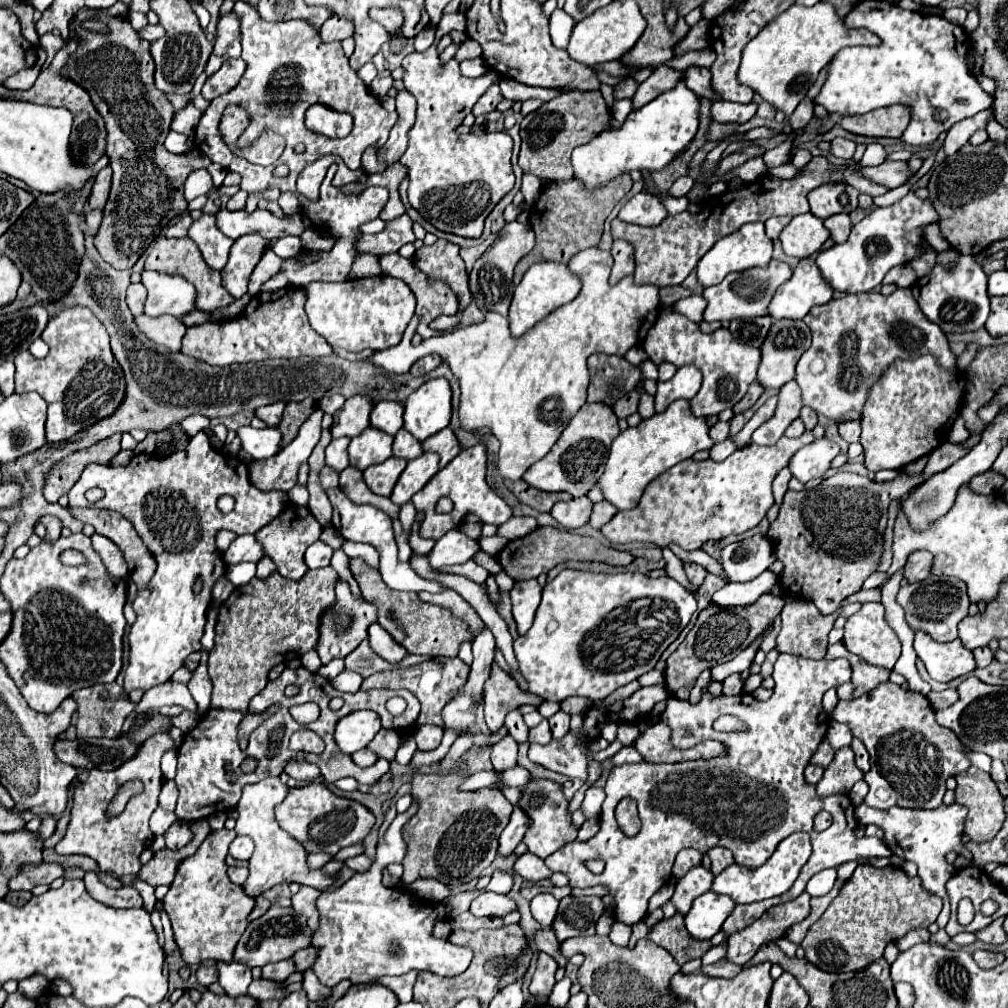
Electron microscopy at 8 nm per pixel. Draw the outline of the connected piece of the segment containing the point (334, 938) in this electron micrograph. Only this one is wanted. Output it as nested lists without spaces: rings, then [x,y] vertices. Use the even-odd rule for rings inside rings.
[[[413,800],[406,812],[396,816],[388,827],[383,841],[377,845],[376,857],[369,871],[355,873],[341,887],[337,887],[335,891],[325,891],[319,897],[317,909],[321,913],[321,921],[319,921],[321,925],[319,925],[317,933],[313,935],[313,945],[319,949],[319,957],[317,957],[317,963],[313,965],[313,971],[319,977],[321,985],[333,987],[341,979],[349,979],[351,983],[371,983],[375,977],[403,975],[411,969],[431,971],[437,975],[459,975],[469,967],[469,963],[473,959],[471,949],[455,947],[445,939],[433,937],[433,925],[437,921],[445,919],[445,915],[447,915],[443,903],[431,903],[425,899],[415,899],[403,887],[385,887],[381,883],[384,867],[391,863],[402,863],[406,853],[406,844],[402,837],[401,827],[416,813],[417,808],[418,803]]]

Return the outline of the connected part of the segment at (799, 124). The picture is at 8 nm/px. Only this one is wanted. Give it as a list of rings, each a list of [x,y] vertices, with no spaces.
[[[805,97],[801,103],[799,103],[799,107],[795,109],[795,113],[791,115],[791,119],[789,119],[789,123],[791,123],[791,127],[793,129],[803,129],[807,123],[809,123],[809,119],[813,117],[813,99],[809,99],[809,97]]]

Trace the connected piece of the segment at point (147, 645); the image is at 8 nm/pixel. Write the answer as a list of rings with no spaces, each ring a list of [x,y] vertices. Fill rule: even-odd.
[[[205,431],[191,437],[185,451],[165,459],[157,455],[135,455],[125,467],[89,463],[69,491],[69,507],[91,507],[83,495],[91,487],[105,491],[105,497],[93,503],[93,507],[105,507],[127,517],[157,561],[157,571],[149,587],[133,601],[137,619],[129,629],[129,665],[123,683],[125,695],[133,689],[149,691],[155,685],[167,683],[183,665],[183,659],[201,649],[199,639],[207,609],[213,601],[211,589],[227,569],[215,545],[215,533],[228,529],[237,535],[255,534],[283,511],[289,497],[283,491],[265,493],[253,487],[245,461],[215,451]],[[221,495],[235,497],[235,509],[231,513],[217,509],[215,501]],[[197,575],[203,579],[199,595],[191,591]]]

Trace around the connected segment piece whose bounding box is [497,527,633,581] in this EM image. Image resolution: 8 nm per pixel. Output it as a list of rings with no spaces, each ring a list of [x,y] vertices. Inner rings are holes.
[[[537,527],[535,531],[531,531],[529,535],[509,541],[507,547],[497,555],[499,563],[503,565],[503,571],[507,575],[511,575],[515,581],[525,581],[531,577],[539,577],[541,573],[551,571],[555,565],[575,559],[575,561],[603,561],[609,565],[629,565],[633,561],[631,553],[625,551],[617,551],[617,549],[609,549],[603,547],[599,541],[591,539],[591,537],[581,537],[581,535],[573,535],[555,527]]]

